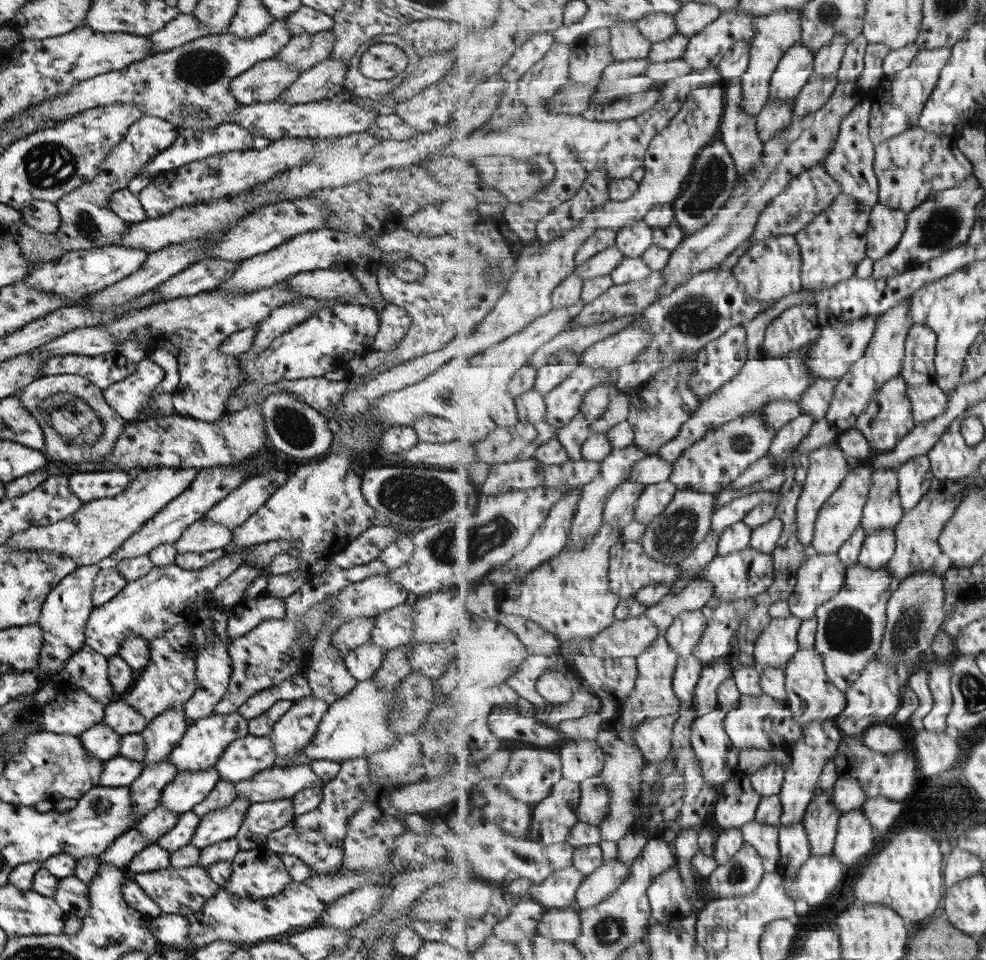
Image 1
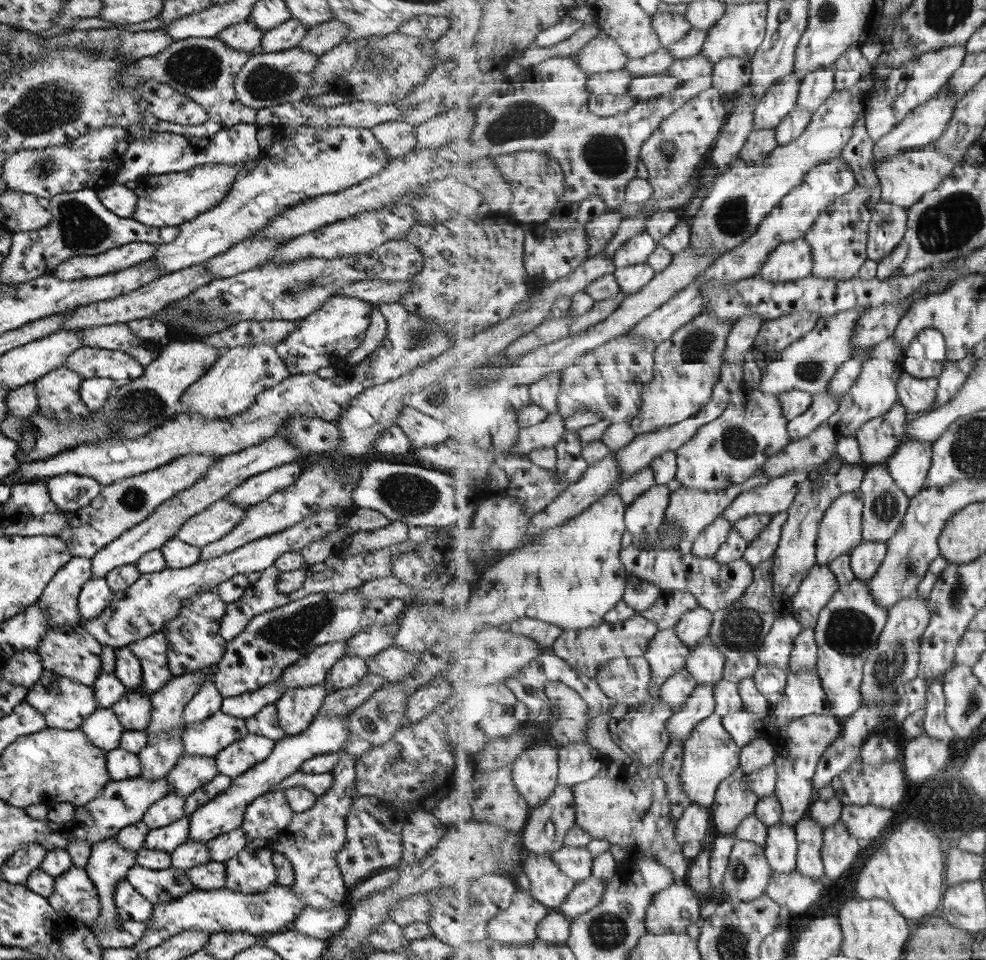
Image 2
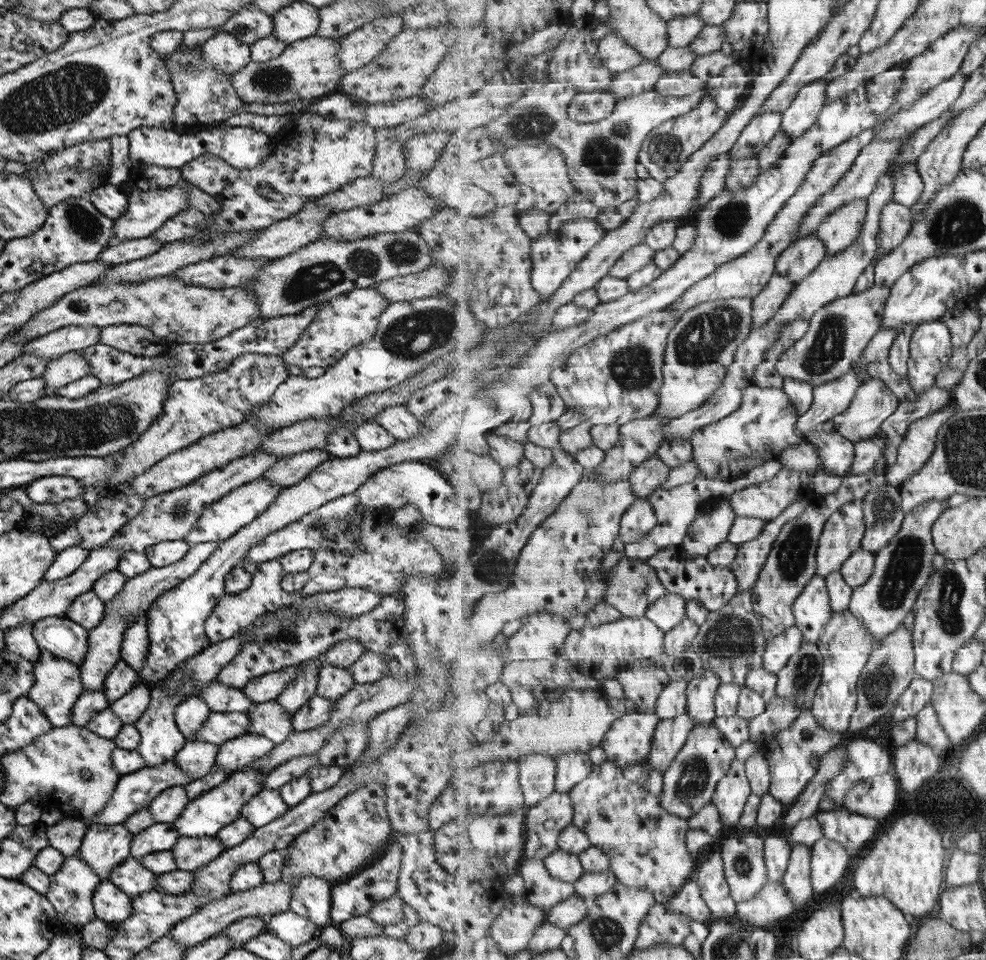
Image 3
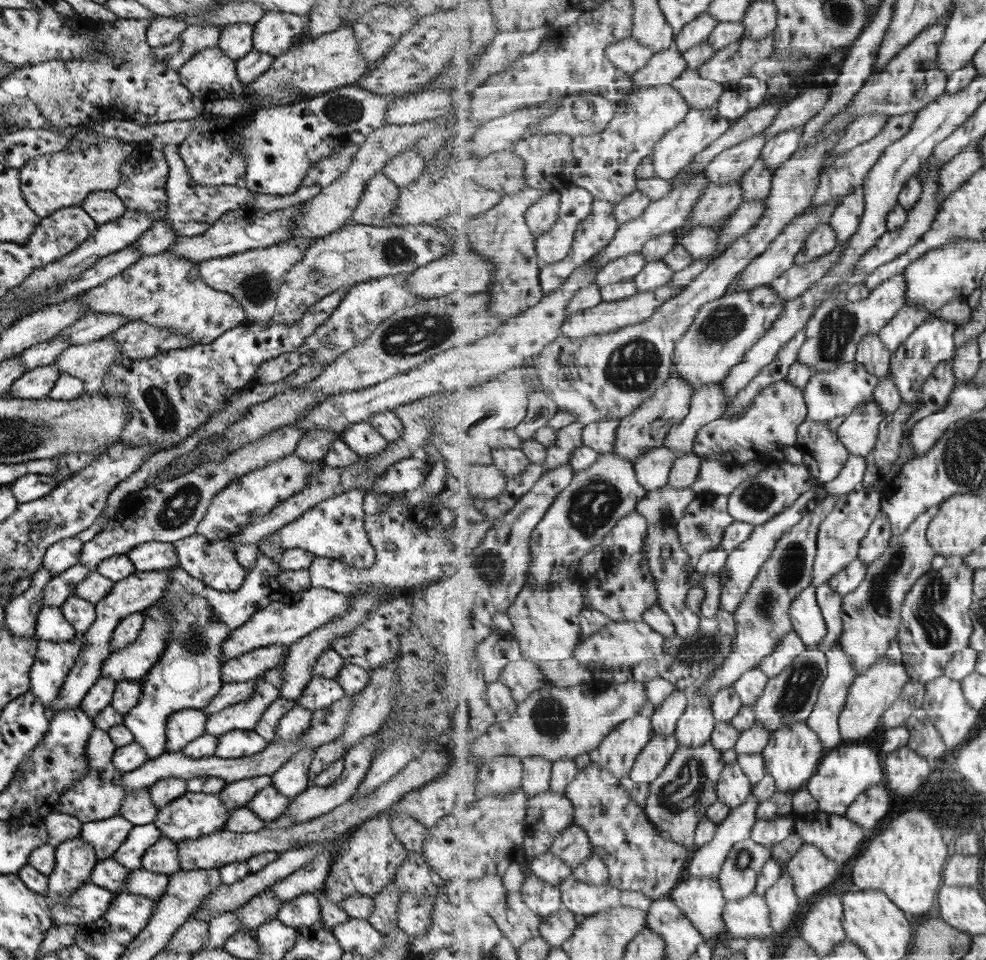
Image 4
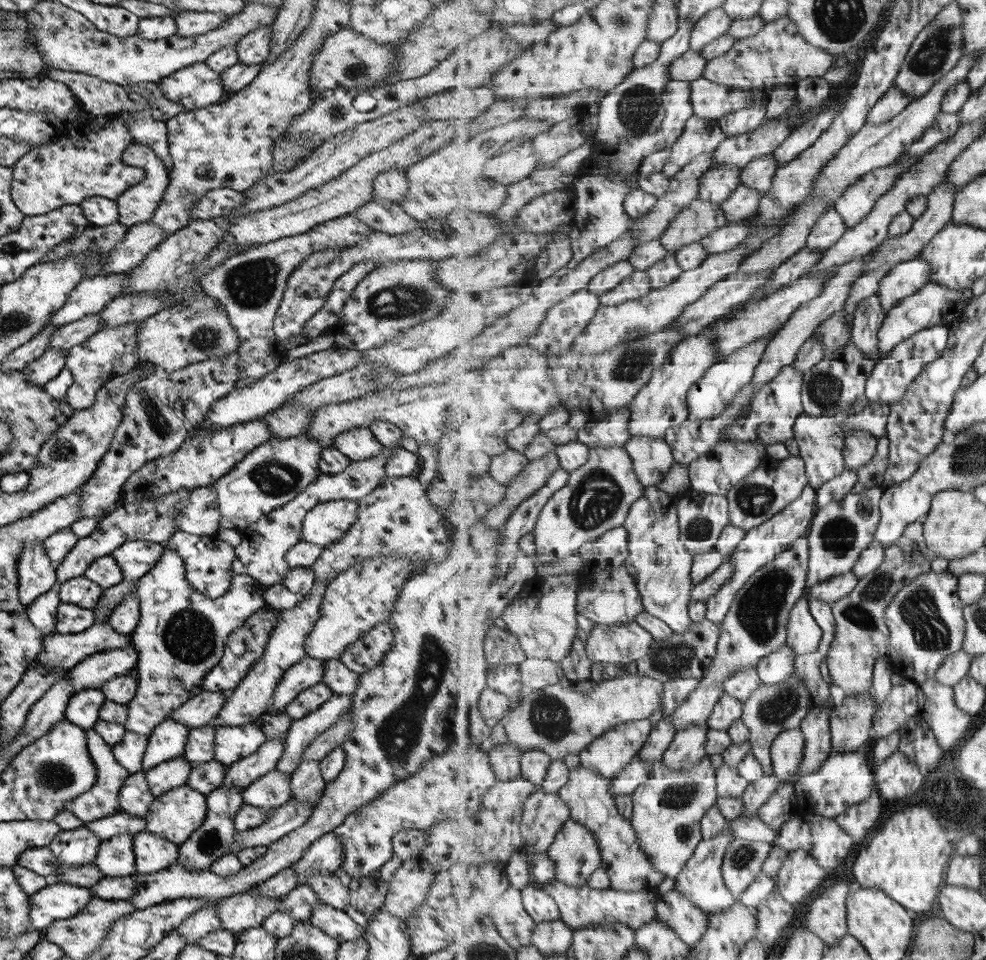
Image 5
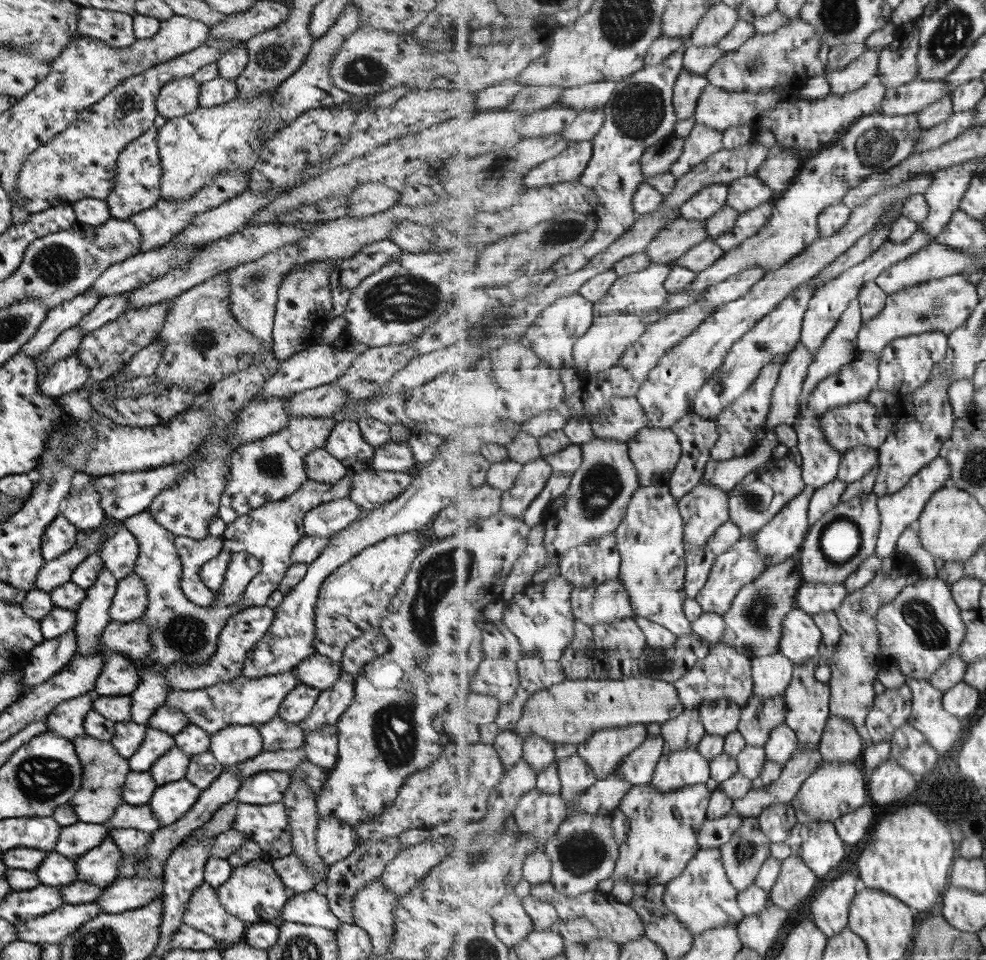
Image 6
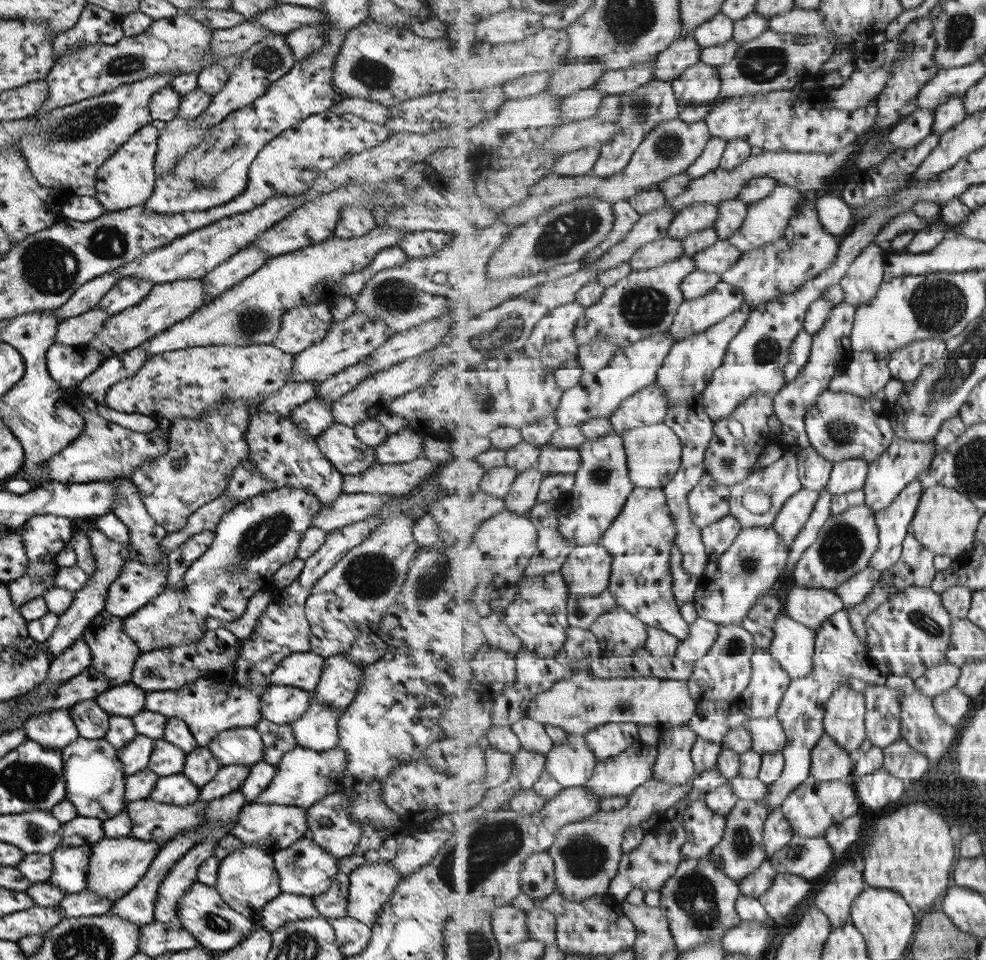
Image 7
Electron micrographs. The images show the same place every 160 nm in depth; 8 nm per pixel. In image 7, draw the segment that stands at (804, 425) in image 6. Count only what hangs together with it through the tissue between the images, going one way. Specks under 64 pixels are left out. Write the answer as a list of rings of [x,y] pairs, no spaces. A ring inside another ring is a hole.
[[[811,445],[799,452],[798,462],[803,488],[819,492],[825,490],[834,463],[821,456]]]

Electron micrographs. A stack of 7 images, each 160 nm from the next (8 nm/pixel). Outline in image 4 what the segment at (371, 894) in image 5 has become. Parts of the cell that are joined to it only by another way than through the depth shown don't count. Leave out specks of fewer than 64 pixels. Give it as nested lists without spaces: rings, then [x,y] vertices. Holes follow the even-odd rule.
[[[389,881],[377,895],[370,896],[373,908],[366,921],[377,932],[385,933],[397,927],[396,904],[398,898],[399,892],[395,881]]]

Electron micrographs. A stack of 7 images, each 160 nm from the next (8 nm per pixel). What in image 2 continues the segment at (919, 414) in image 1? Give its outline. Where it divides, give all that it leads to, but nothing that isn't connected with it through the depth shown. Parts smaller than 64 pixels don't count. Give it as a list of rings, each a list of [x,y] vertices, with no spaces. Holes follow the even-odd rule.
[[[907,371],[902,372],[898,382],[900,401],[909,413],[917,414],[934,407],[937,400],[939,379],[922,379],[914,377]]]

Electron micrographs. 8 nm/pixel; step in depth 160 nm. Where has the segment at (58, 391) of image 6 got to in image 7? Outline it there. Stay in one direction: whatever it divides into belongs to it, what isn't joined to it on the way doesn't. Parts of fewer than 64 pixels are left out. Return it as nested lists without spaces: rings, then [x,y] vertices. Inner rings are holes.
[[[54,342],[45,351],[49,376],[64,390],[71,390],[80,380],[91,374],[101,361],[101,352],[87,343],[67,346]]]

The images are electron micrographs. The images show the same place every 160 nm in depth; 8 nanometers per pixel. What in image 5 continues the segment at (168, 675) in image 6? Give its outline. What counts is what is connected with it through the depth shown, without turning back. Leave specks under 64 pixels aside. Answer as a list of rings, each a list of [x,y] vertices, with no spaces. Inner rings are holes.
[[[269,606],[258,608],[257,611],[251,613],[244,620],[244,623],[238,629],[232,630],[226,636],[223,645],[223,656],[221,656],[221,660],[216,666],[213,666],[211,670],[207,670],[207,673],[203,675],[201,688],[211,692],[232,690],[240,683],[245,673],[249,672],[249,668],[253,666],[253,662],[257,662],[263,656],[268,633],[274,623],[274,611],[275,609]]]

